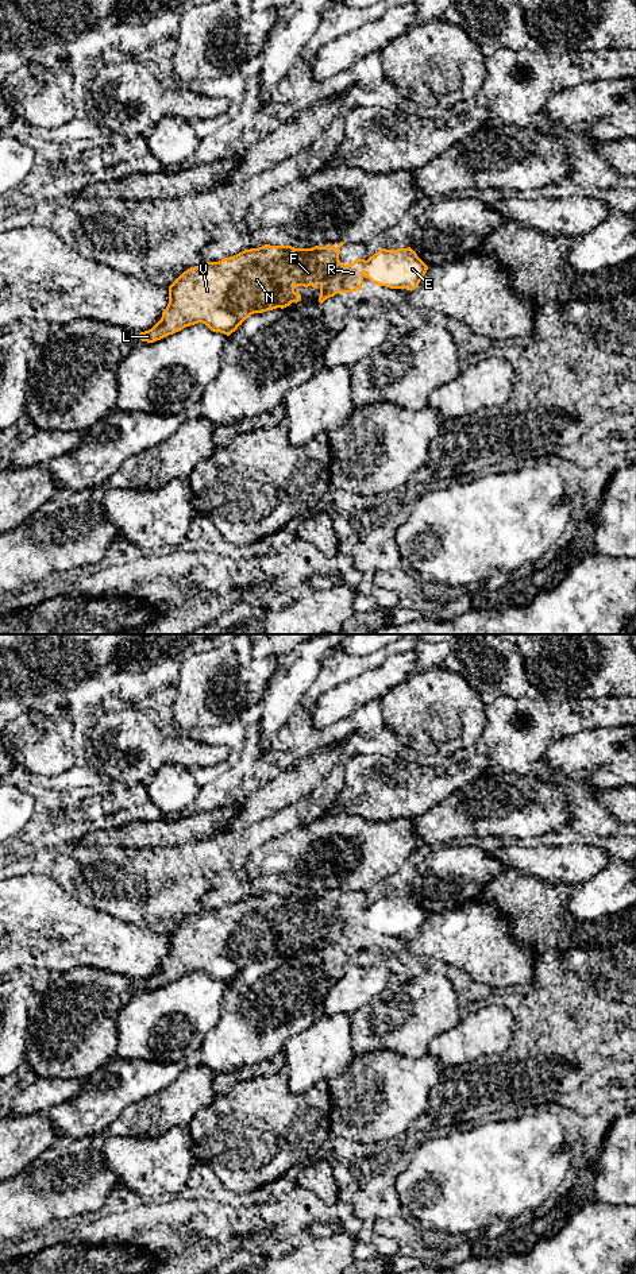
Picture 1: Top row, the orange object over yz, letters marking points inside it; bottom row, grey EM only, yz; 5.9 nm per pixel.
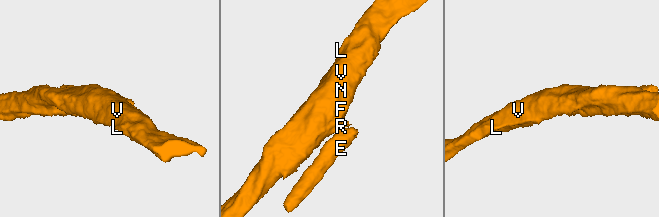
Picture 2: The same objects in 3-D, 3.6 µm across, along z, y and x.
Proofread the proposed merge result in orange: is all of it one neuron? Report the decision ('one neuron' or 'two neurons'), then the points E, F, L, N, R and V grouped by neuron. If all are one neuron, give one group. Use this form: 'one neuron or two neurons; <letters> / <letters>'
two neurons; E / F L N R V

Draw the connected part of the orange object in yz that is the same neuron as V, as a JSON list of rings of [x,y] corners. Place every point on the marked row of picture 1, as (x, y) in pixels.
[[[340,242],[338,247],[329,243],[325,247],[315,246],[312,248],[294,248],[292,246],[270,246],[265,244],[258,248],[244,250],[234,256],[224,258],[219,262],[207,262],[184,271],[169,286],[169,304],[162,312],[161,320],[149,331],[140,332],[142,341],[154,343],[185,327],[198,323],[205,324],[211,331],[220,332],[230,336],[238,329],[242,323],[254,313],[263,313],[277,308],[286,308],[292,302],[301,301],[301,294],[294,292],[296,286],[320,286],[319,302],[323,304],[327,298],[338,293],[351,293],[362,289],[365,259],[355,259],[352,263],[342,265],[339,260],[339,248],[344,243]]]

